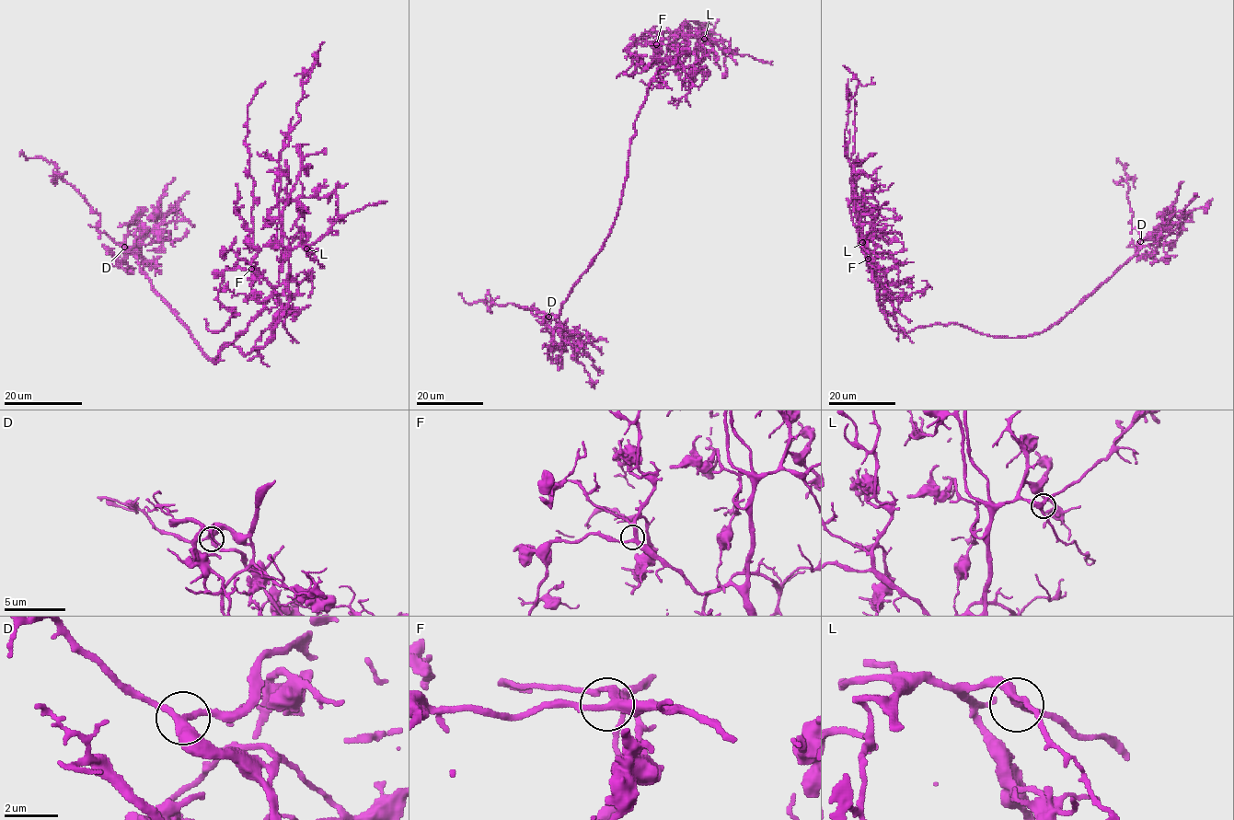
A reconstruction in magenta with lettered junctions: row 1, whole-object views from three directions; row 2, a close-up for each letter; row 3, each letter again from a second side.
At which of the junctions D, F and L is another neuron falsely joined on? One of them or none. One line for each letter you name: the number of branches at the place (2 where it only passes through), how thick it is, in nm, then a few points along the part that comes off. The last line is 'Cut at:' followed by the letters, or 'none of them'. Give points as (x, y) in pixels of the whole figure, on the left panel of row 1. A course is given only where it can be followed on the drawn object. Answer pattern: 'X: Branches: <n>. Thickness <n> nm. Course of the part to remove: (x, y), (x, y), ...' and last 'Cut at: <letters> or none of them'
Cut at: none of them

